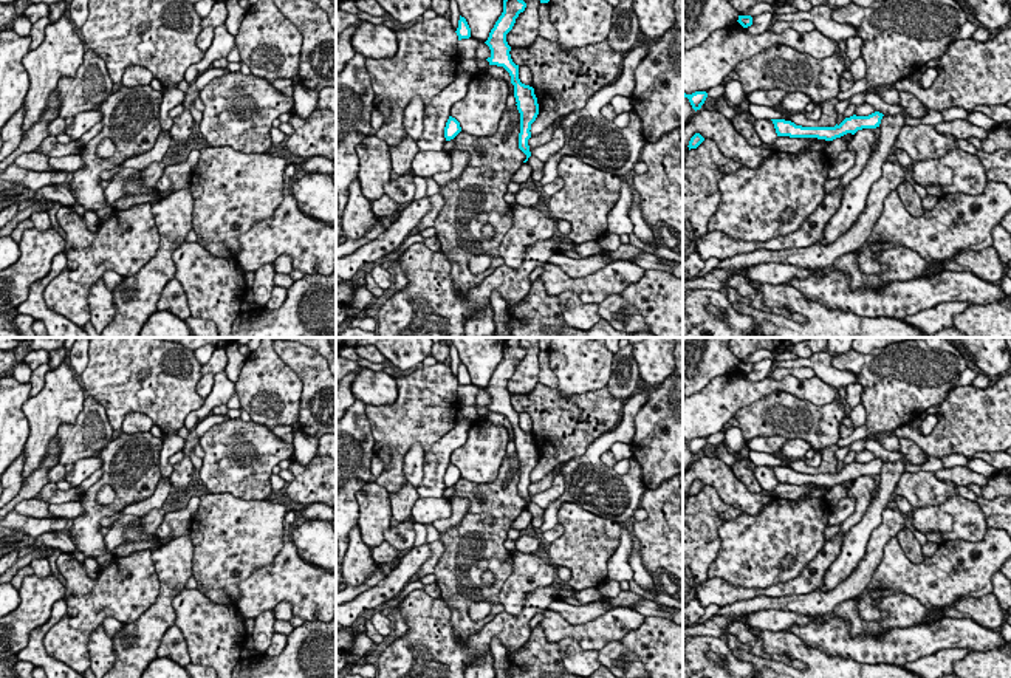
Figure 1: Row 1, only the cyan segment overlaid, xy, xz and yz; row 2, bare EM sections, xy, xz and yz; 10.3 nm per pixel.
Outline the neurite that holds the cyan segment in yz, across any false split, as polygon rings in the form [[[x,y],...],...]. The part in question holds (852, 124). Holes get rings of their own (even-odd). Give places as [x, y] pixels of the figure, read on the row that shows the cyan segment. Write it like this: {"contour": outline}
{"contour": [[[875,111],[869,116],[850,116],[845,118],[839,125],[835,127],[802,127],[796,125],[791,121],[785,119],[771,119],[776,128],[777,136],[790,136],[790,138],[817,138],[825,141],[833,141],[847,133],[855,135],[862,128],[876,128],[881,124],[882,113]]]}

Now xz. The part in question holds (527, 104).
{"contour": [[[503,0],[503,12],[485,42],[491,50],[491,56],[486,59],[489,65],[503,67],[509,73],[511,84],[514,85],[516,105],[520,113],[519,149],[526,155],[523,163],[531,156],[528,139],[531,138],[531,124],[539,115],[539,104],[534,88],[522,84],[519,79],[519,65],[511,59],[511,46],[506,42],[506,34],[512,29],[516,19],[525,8],[526,3],[523,0]]]}

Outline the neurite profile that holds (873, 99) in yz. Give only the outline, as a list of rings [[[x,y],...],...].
[[[865,93],[864,102],[870,104],[876,111],[882,113],[884,116],[904,113],[900,105],[884,102],[876,93]]]

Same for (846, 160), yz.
[[[848,149],[839,153],[830,164],[828,178],[841,180],[855,166],[855,158],[855,152],[850,152]]]

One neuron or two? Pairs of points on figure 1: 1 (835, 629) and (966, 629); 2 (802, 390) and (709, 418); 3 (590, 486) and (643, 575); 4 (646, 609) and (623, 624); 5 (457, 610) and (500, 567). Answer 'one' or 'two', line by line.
1: one
2: one
3: two
4: two
5: one

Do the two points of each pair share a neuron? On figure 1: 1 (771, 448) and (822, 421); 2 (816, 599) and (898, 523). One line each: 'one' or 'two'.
1: two
2: one

